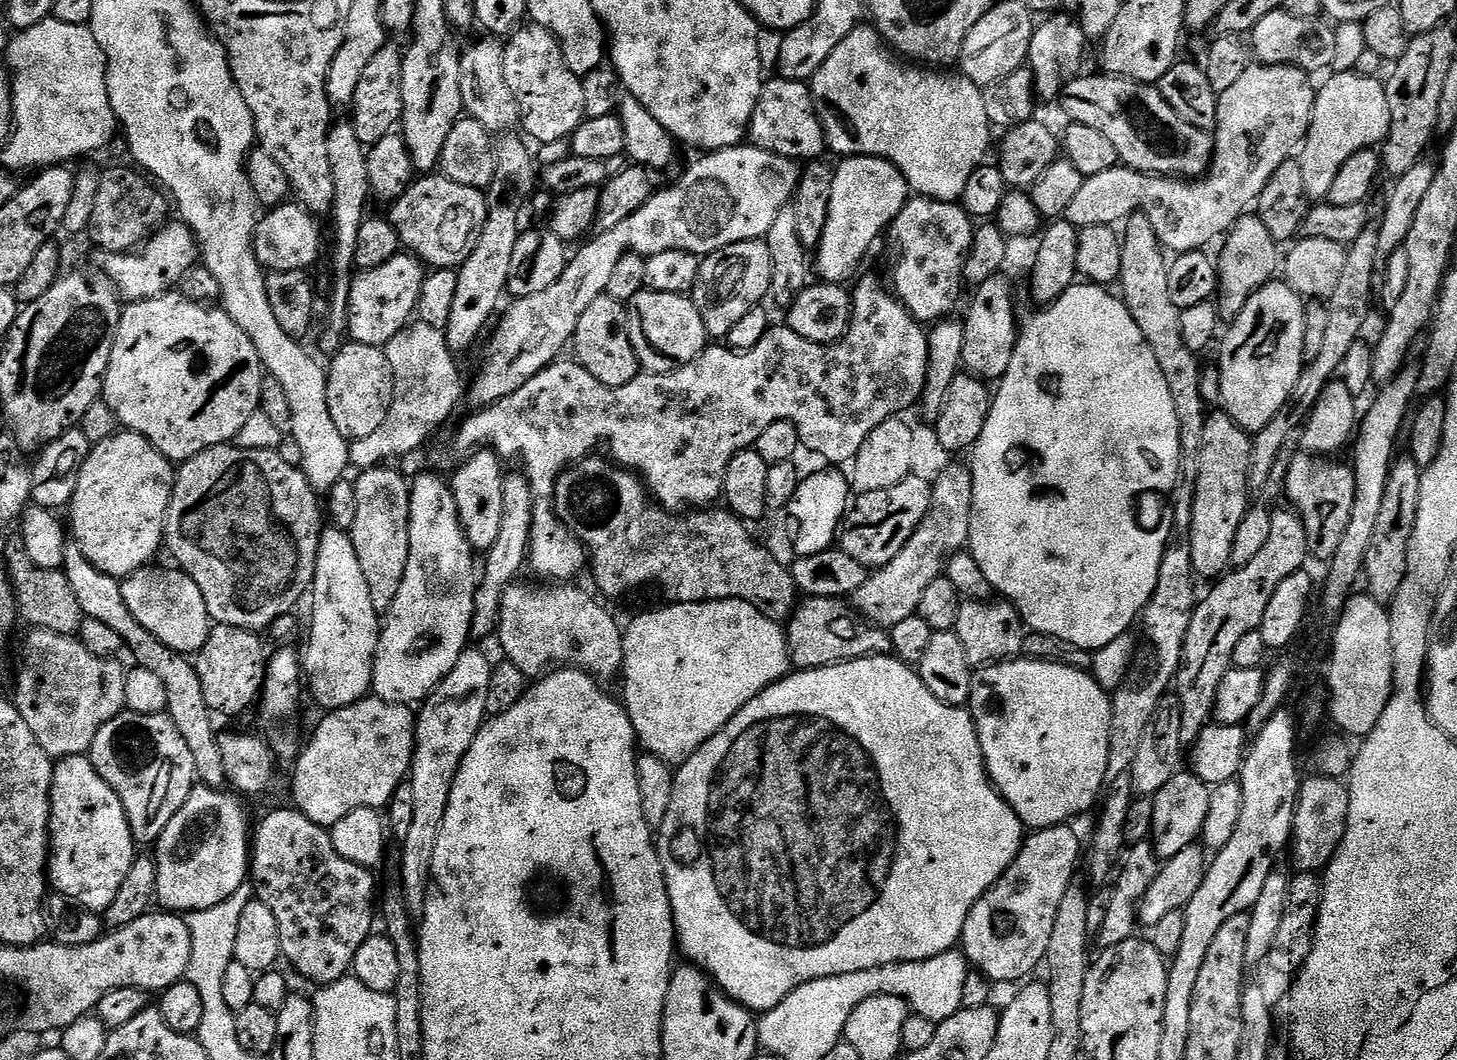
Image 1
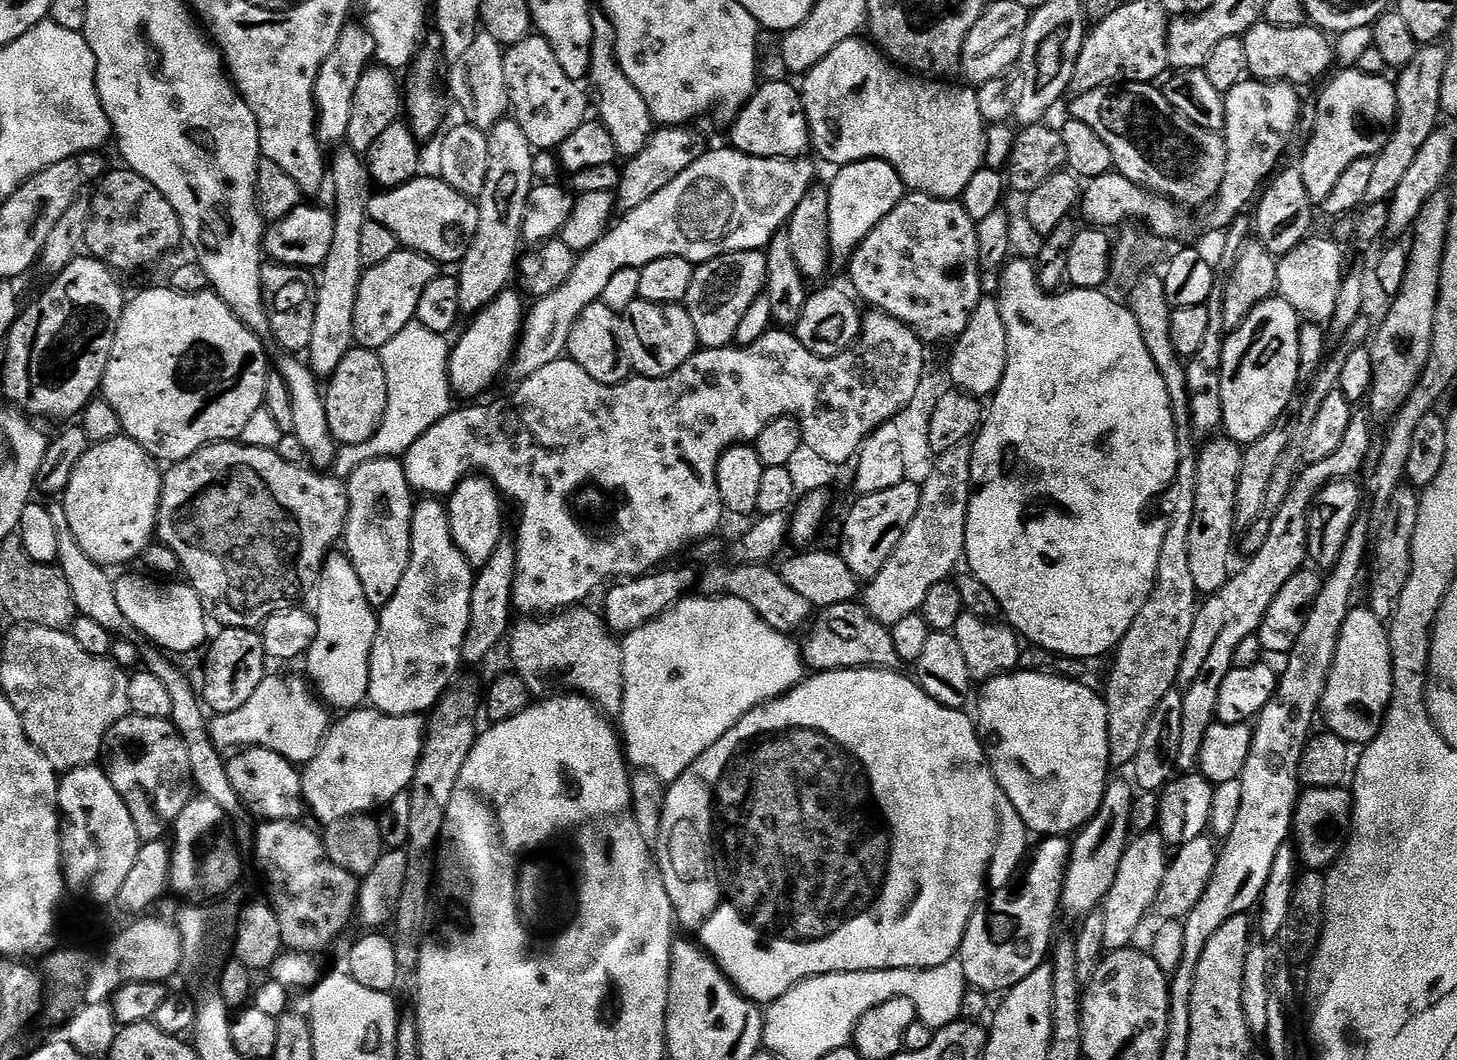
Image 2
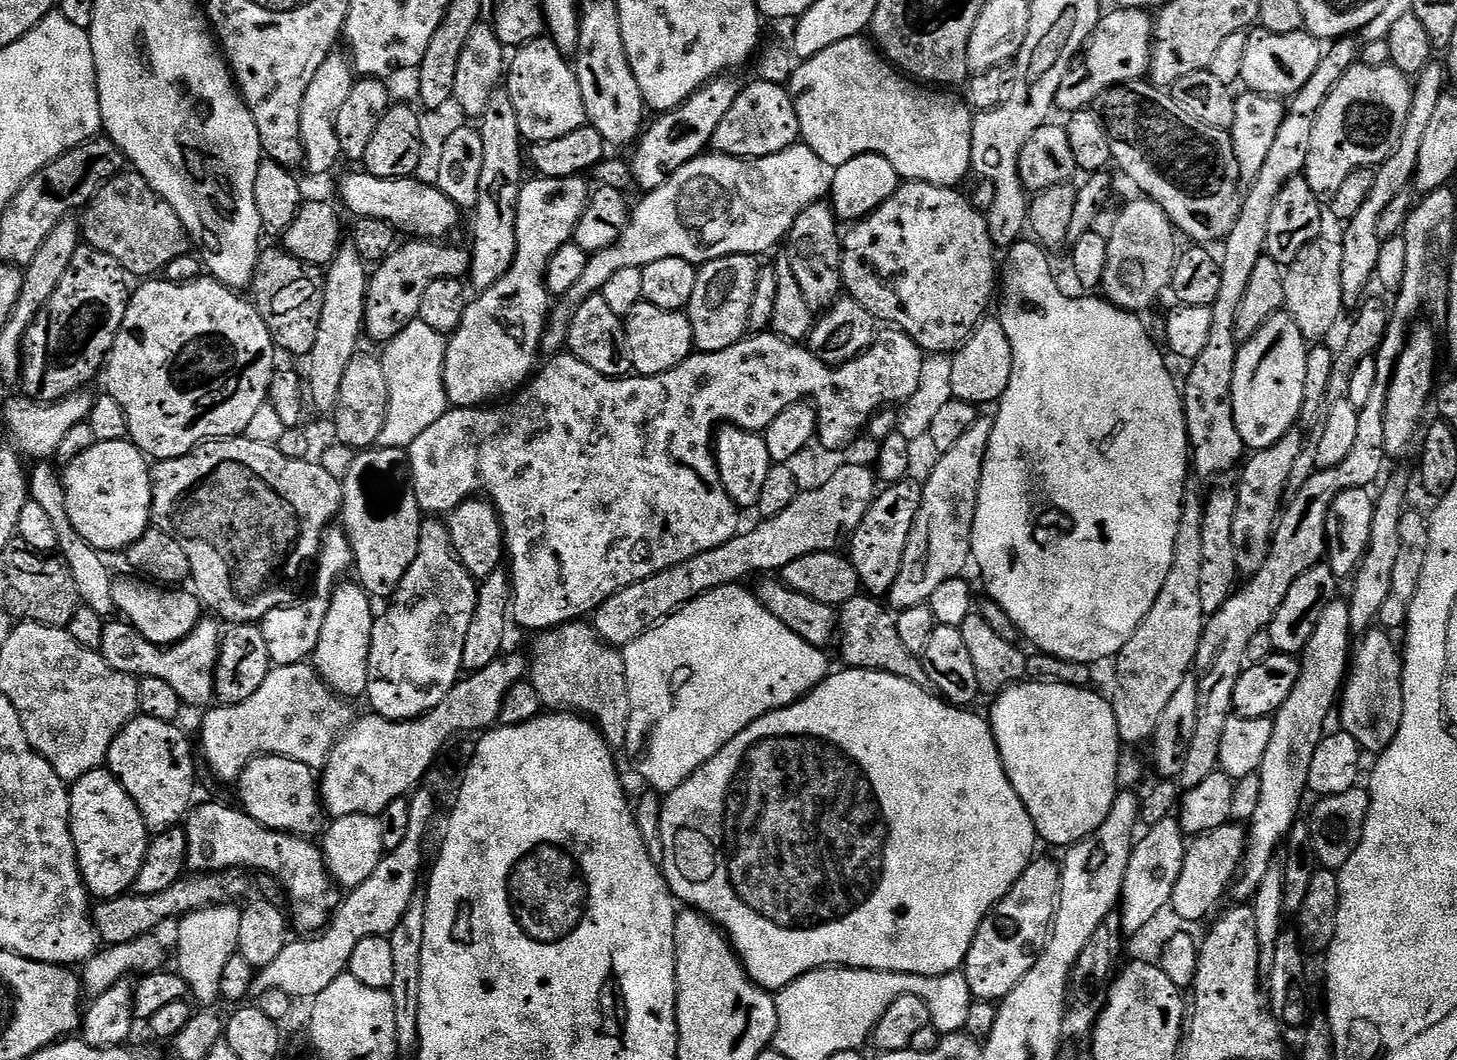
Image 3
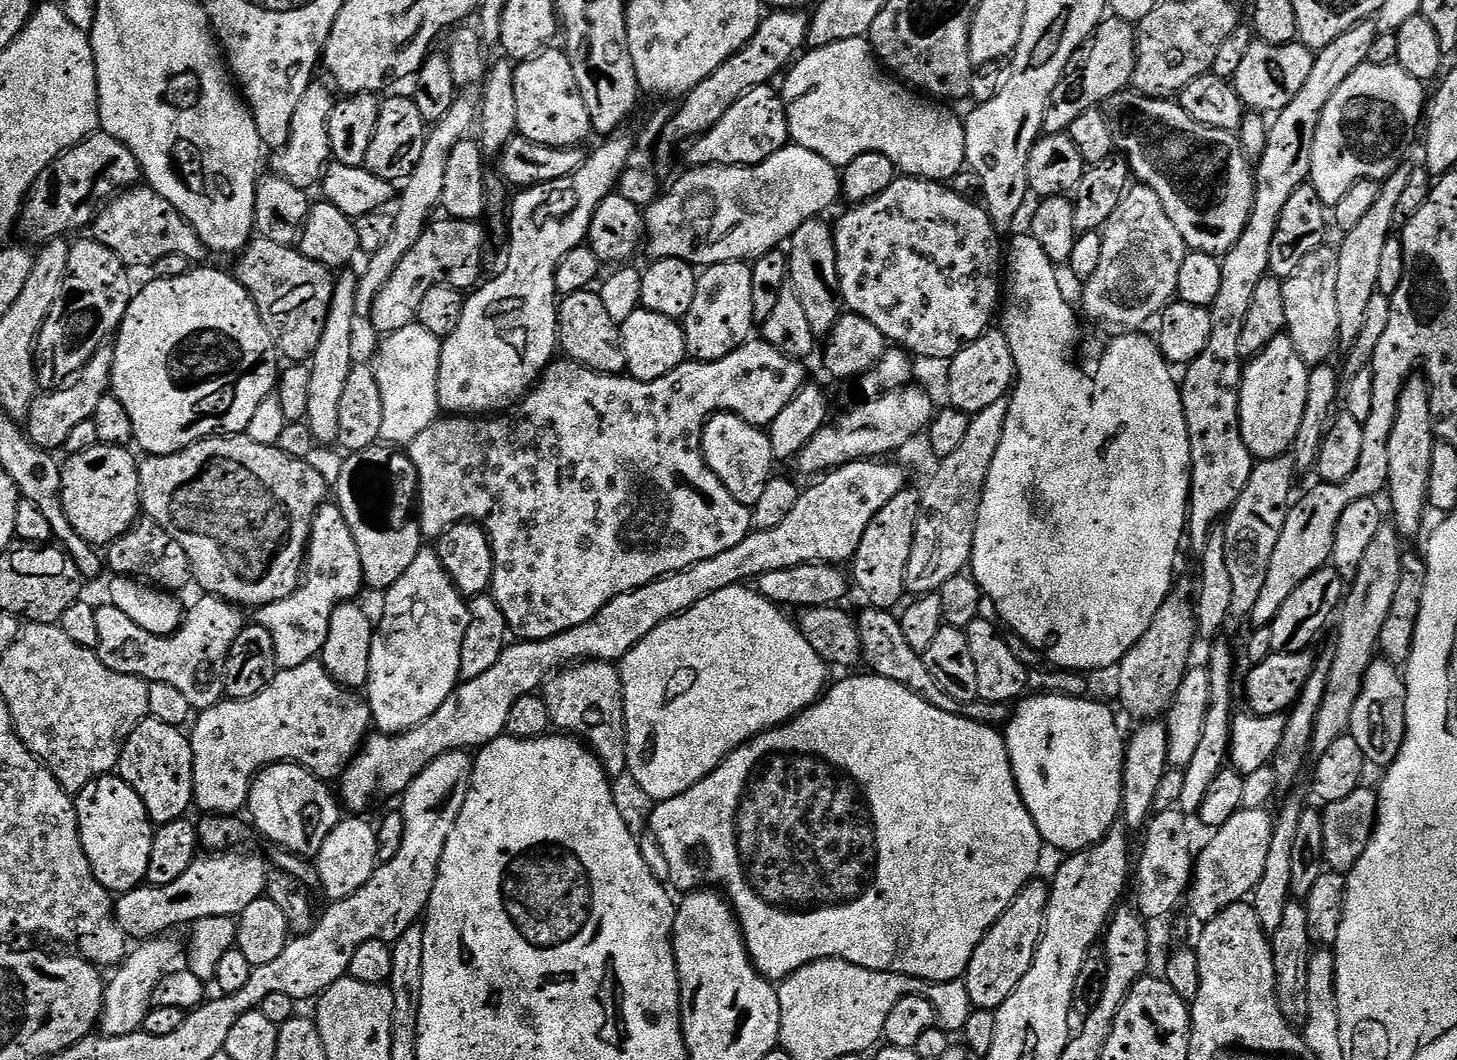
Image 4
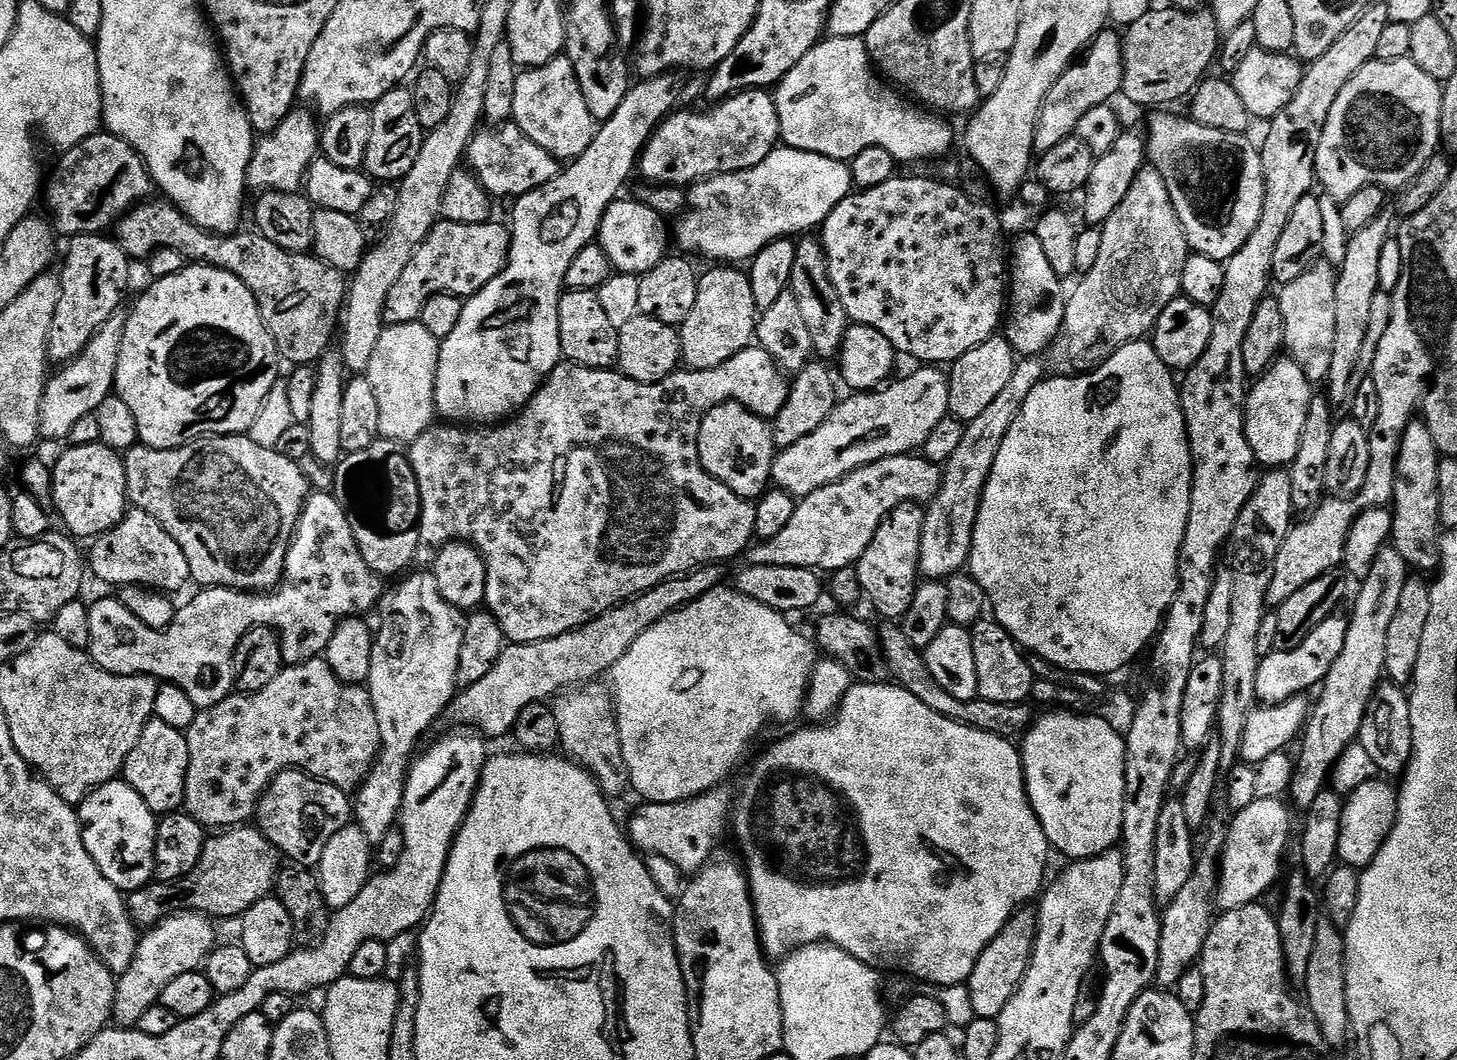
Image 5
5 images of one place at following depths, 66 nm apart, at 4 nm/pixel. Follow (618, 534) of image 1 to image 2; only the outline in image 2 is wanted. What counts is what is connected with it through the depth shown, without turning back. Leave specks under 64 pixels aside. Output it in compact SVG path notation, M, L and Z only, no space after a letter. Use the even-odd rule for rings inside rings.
M733 563L733 568L728 564L716 564L708 573L701 575L698 588L701 593L709 596L737 596L742 602L750 605L770 627L779 632L789 634L803 633L809 627L814 616L813 605L802 598L794 587L788 585L779 571L772 569L771 563L745 564Z

